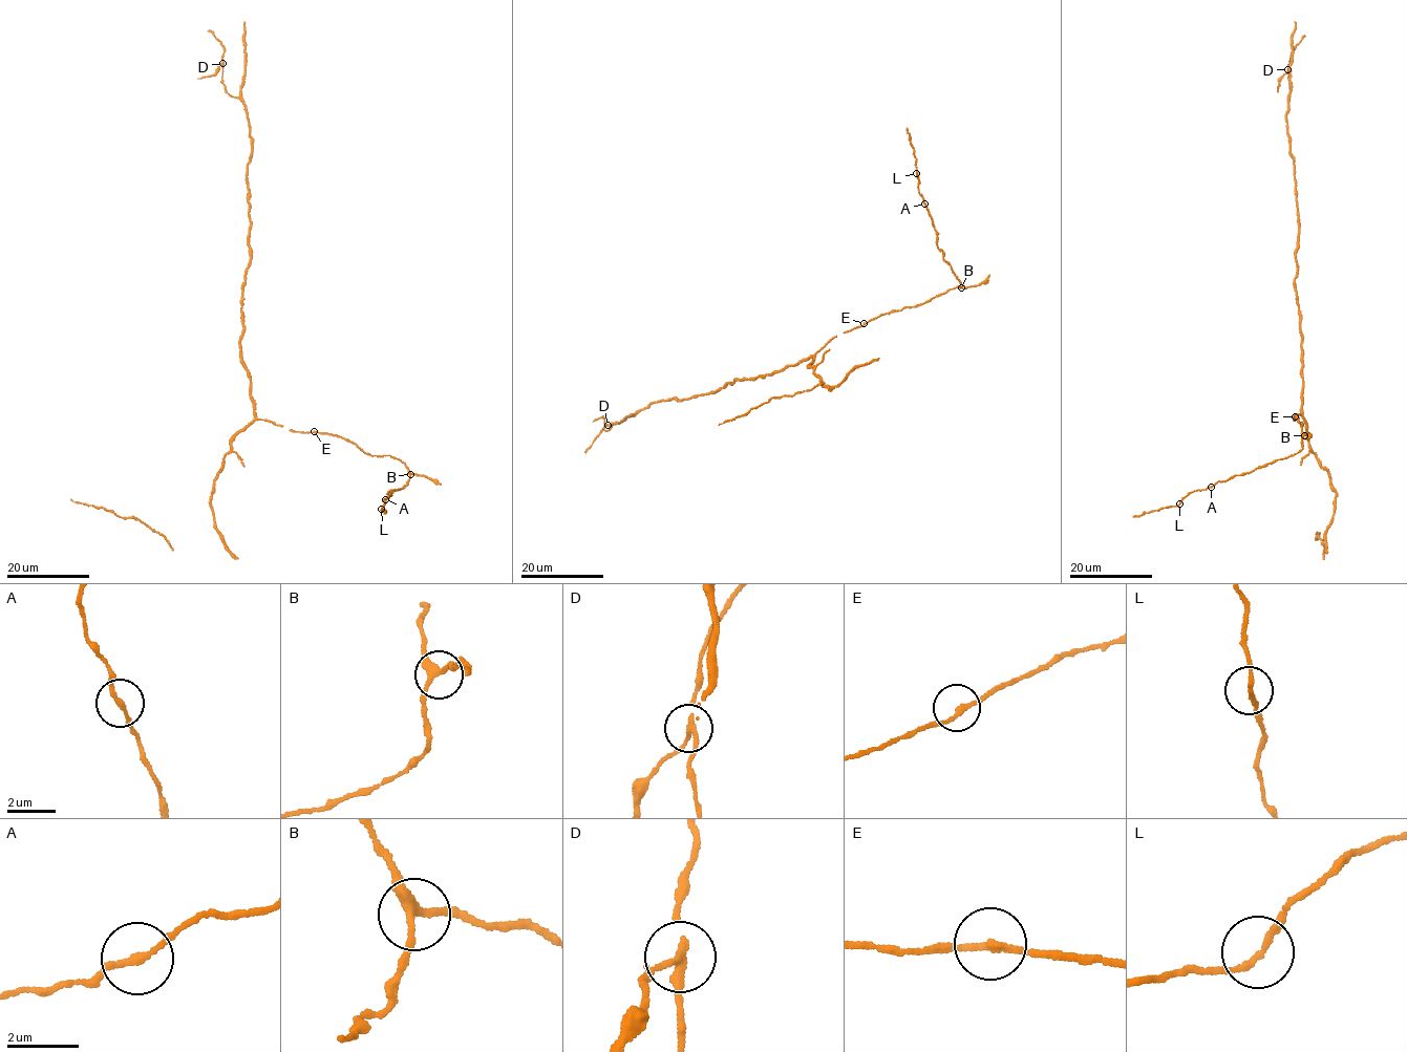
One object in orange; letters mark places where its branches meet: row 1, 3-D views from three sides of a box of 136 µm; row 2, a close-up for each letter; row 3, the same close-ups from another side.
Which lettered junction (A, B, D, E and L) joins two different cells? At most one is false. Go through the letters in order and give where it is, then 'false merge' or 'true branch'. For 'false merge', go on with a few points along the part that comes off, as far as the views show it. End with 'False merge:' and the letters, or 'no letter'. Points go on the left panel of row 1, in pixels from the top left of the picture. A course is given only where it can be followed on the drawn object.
A: place (385, 499); true branch
B: place (410, 474); true branch
D: place (222, 63); false merge; course (222, 64), (214, 74), (197, 79)
E: place (314, 431); true branch
L: place (381, 509); true branch
False merge: D

